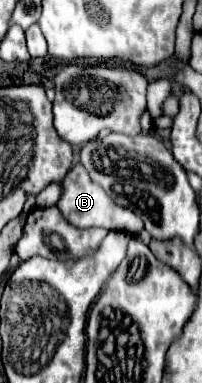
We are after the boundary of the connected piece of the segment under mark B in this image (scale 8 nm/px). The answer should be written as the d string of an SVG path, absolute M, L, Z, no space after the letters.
M81 162L75 164L67 172L67 176L63 178L63 196L59 198L57 208L77 228L95 228L95 226L99 226L99 228L105 228L105 230L125 230L125 232L131 232L131 234L137 234L143 228L141 220L137 220L131 210L125 210L125 208L117 206L107 196L107 192L97 182L91 180L91 176L87 174L87 170Z

